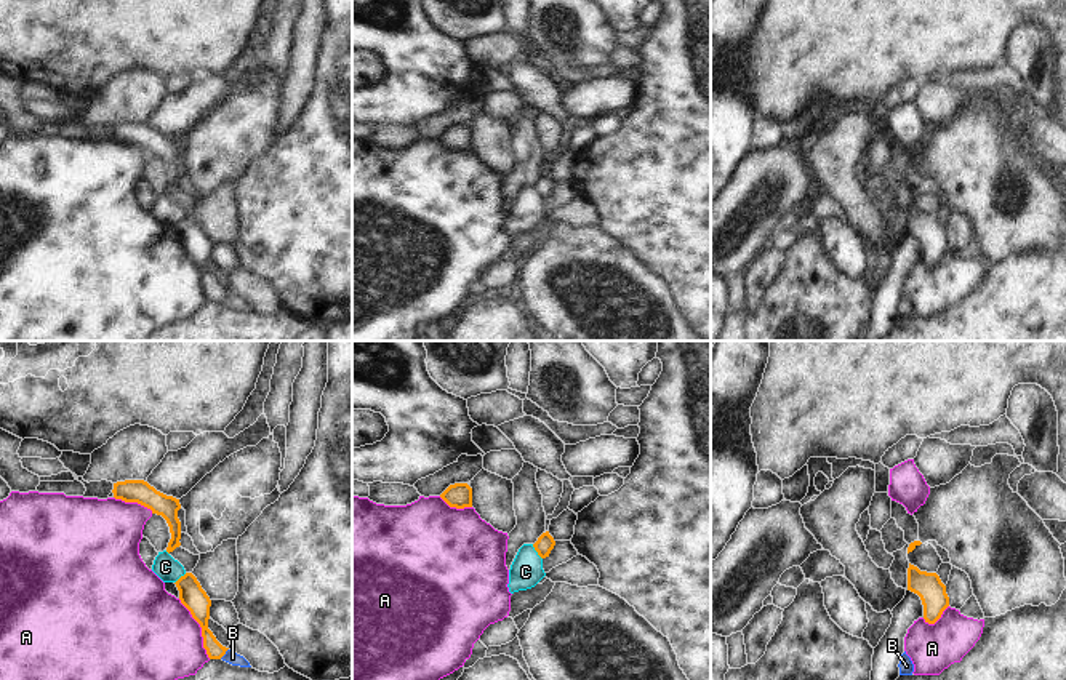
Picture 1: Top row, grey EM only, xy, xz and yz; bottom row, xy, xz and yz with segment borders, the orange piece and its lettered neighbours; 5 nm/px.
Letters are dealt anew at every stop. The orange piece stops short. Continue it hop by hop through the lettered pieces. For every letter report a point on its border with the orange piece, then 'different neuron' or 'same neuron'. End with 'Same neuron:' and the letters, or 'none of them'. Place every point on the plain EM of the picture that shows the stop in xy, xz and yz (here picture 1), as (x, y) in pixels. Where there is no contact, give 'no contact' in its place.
A: contact xy (202, 271); different neuron
B: contact xy (224, 295); different neuron
C: contact xz (537, 192); different neuron
Same neuron: none of them

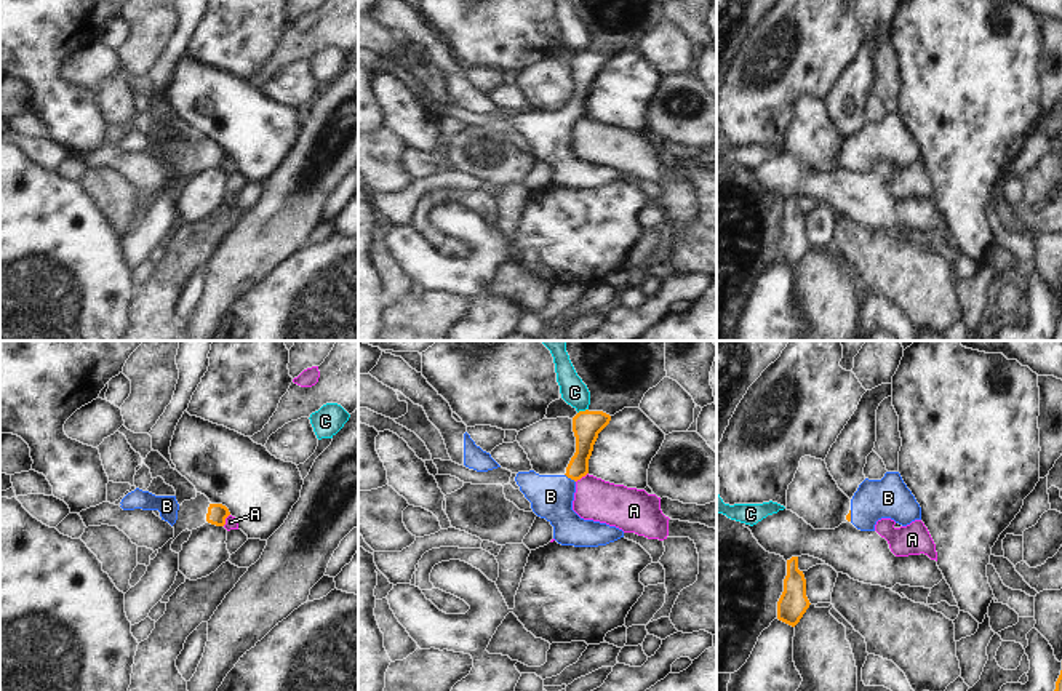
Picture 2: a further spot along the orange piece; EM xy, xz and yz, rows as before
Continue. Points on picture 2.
A: contact xz (581, 119); different neuron
B: contact xz (570, 119); same neuron
C: contact xz (582, 53); different neuron
Same neuron: B

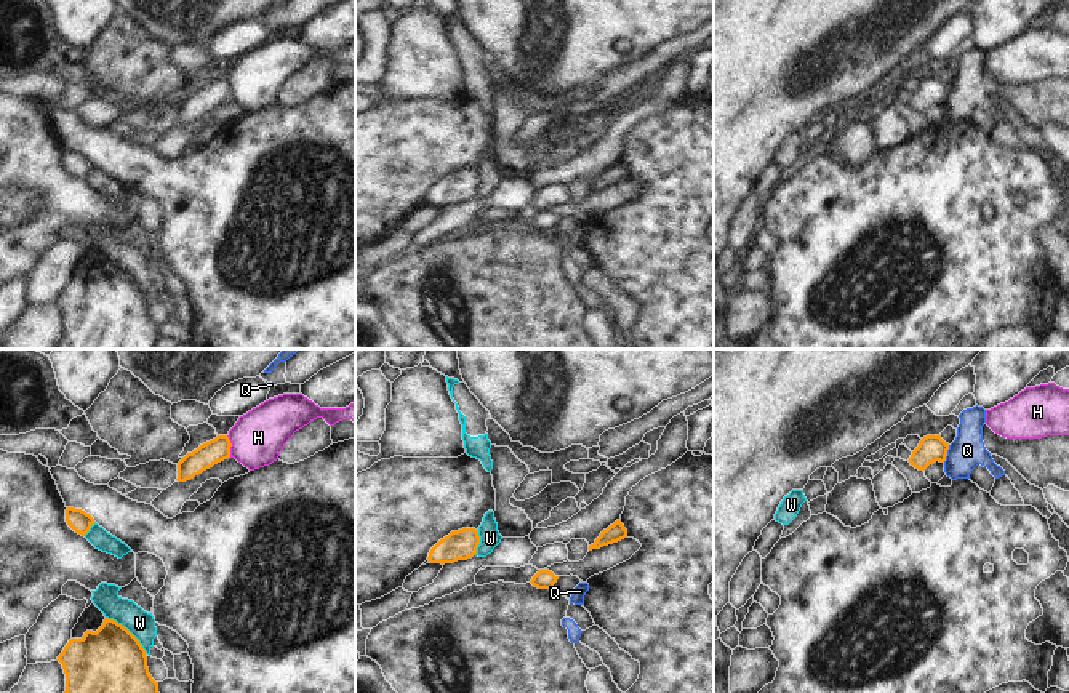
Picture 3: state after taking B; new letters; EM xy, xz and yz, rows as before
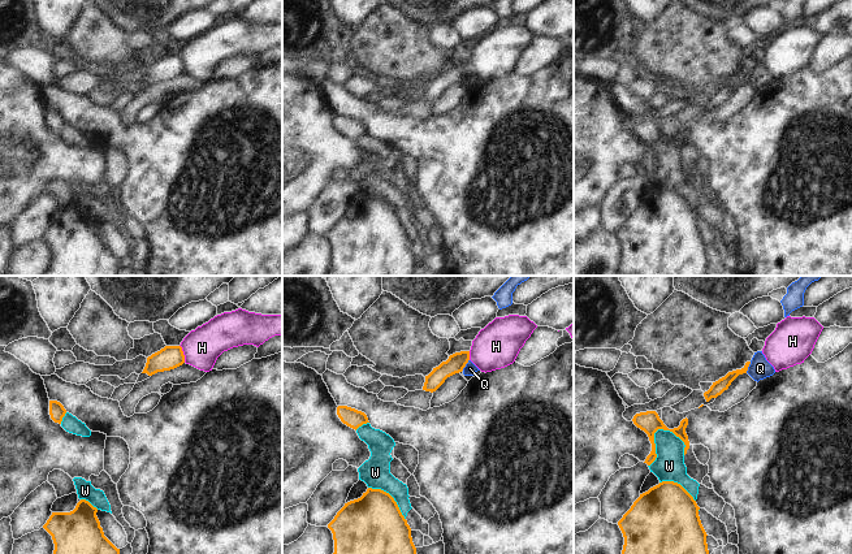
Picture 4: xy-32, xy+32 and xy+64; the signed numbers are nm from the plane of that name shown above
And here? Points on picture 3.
H: contact xy (231, 87); different neuron
Q: contact yz (946, 95); different neuron
W: contact xy (128, 272); different neuron
Same neuron: none of them

